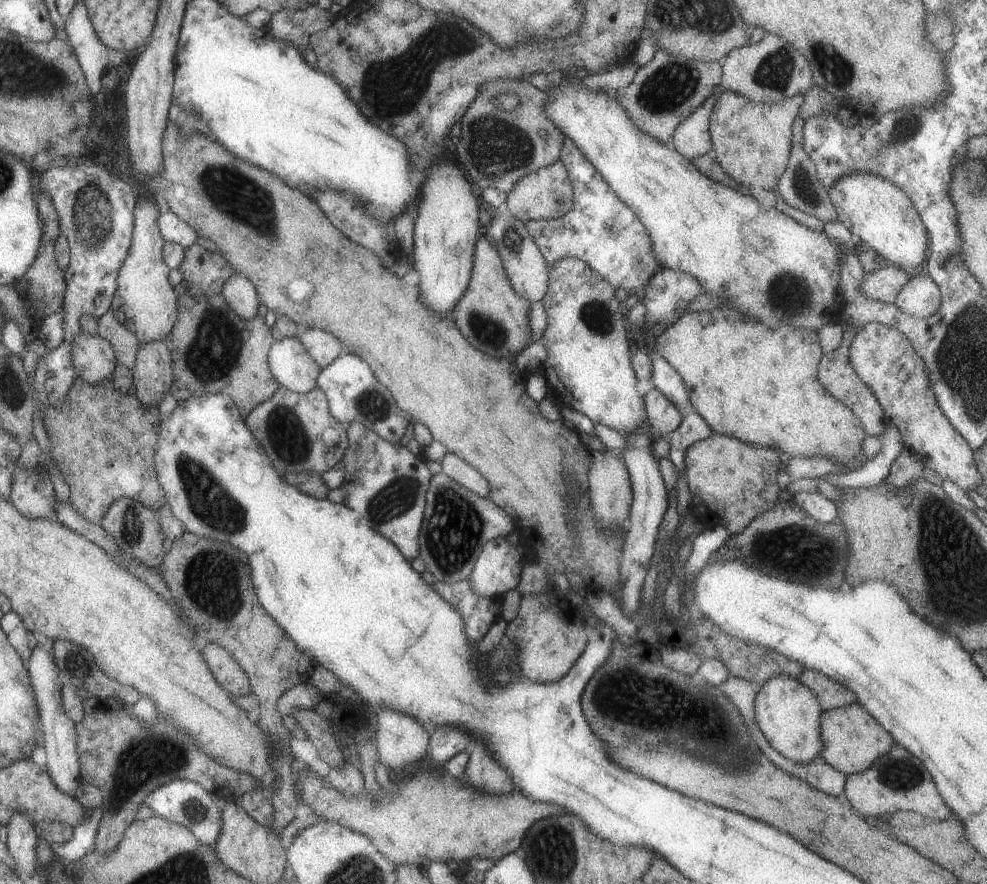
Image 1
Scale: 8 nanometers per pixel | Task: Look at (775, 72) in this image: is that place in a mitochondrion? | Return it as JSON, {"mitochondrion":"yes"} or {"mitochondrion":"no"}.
{"mitochondrion":"yes"}

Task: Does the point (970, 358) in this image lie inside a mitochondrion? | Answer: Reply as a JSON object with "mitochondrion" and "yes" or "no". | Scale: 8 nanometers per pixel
{"mitochondrion":"yes"}

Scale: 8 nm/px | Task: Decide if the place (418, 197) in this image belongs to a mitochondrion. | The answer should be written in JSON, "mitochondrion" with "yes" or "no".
{"mitochondrion":"no"}

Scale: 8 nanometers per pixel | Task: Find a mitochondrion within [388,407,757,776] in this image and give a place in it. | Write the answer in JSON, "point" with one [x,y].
{"point":[455,525]}

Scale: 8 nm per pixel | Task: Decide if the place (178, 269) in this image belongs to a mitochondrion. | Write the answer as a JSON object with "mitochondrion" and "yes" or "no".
{"mitochondrion":"no"}

